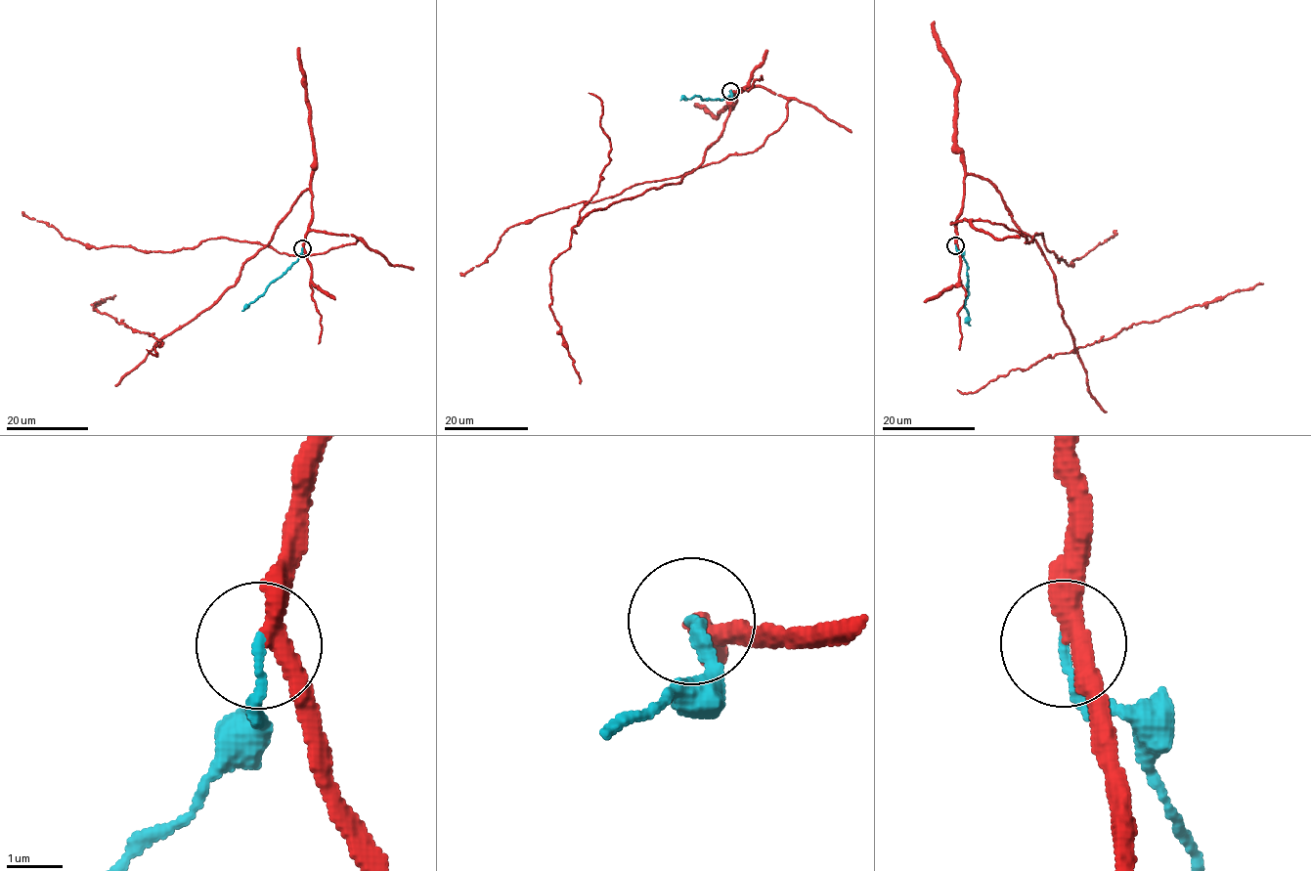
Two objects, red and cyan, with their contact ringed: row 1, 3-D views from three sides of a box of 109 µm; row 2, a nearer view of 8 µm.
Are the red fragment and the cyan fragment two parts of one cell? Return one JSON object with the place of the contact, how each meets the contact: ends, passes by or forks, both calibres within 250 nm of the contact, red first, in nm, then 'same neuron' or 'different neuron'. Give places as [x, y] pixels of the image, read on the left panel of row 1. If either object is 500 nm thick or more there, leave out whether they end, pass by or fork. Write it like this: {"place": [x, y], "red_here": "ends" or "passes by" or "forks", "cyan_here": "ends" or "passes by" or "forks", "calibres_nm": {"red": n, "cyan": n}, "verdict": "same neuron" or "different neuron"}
{"place": [302, 248], "red_here": "passes by", "cyan_here": "ends", "calibres_nm": {"red": 320, "cyan": 150}, "verdict": "different neuron"}

